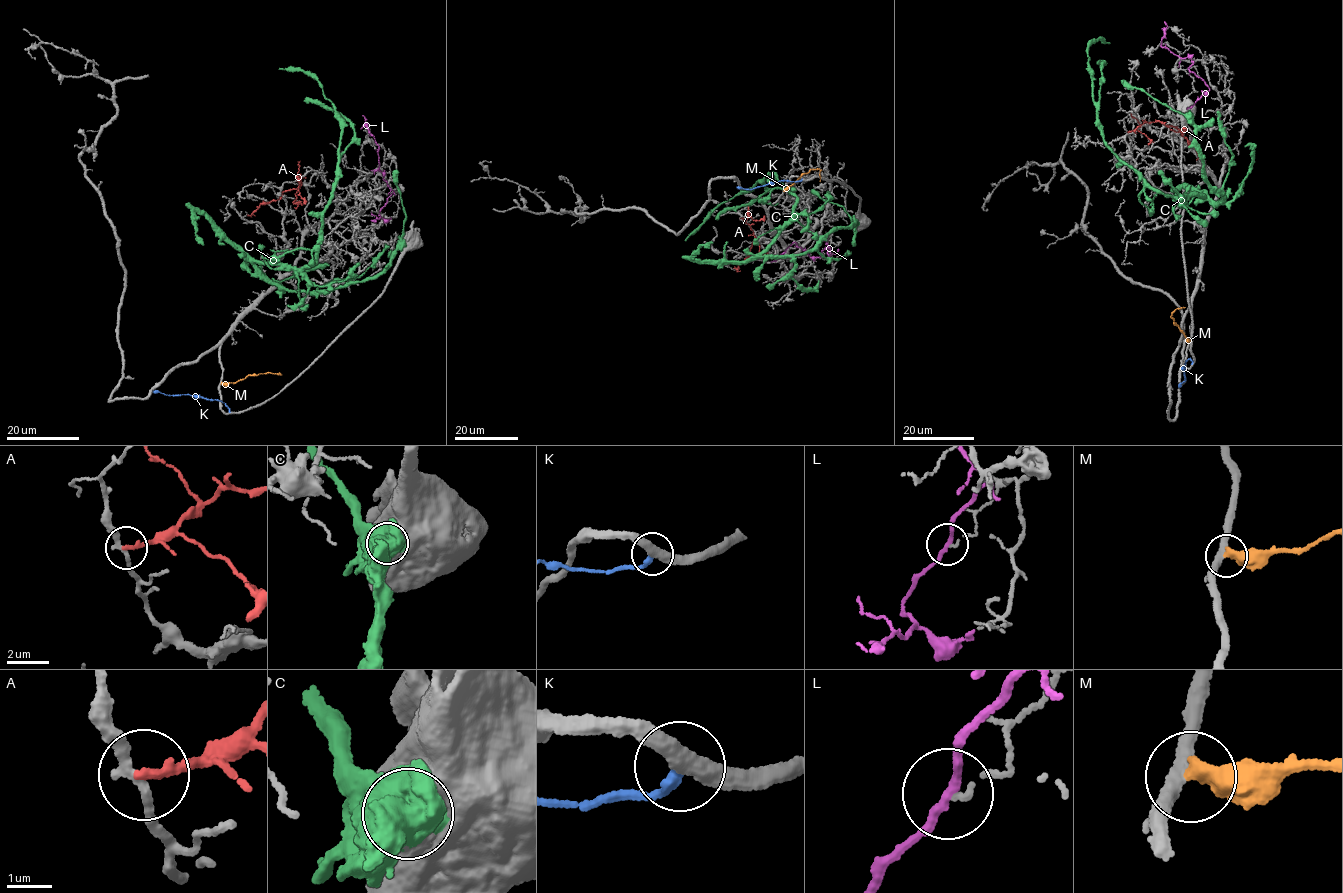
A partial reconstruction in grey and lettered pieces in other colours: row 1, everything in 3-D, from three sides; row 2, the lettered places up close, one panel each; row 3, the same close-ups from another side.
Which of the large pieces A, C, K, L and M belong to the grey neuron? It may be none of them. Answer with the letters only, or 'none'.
none

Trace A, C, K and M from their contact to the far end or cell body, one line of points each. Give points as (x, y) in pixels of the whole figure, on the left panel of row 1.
A: (300, 178), (297, 176), (301, 183), (296, 189), (282, 192), (277, 199), (264, 202), (247, 215)
C: (403, 243), (380, 272), (313, 293), (259, 271), (316, 260), (339, 149), (322, 85), (278, 69)
K: (230, 412), (224, 403), (216, 399), (153, 391)
M: (221, 384), (237, 381), (248, 375), (277, 374)

